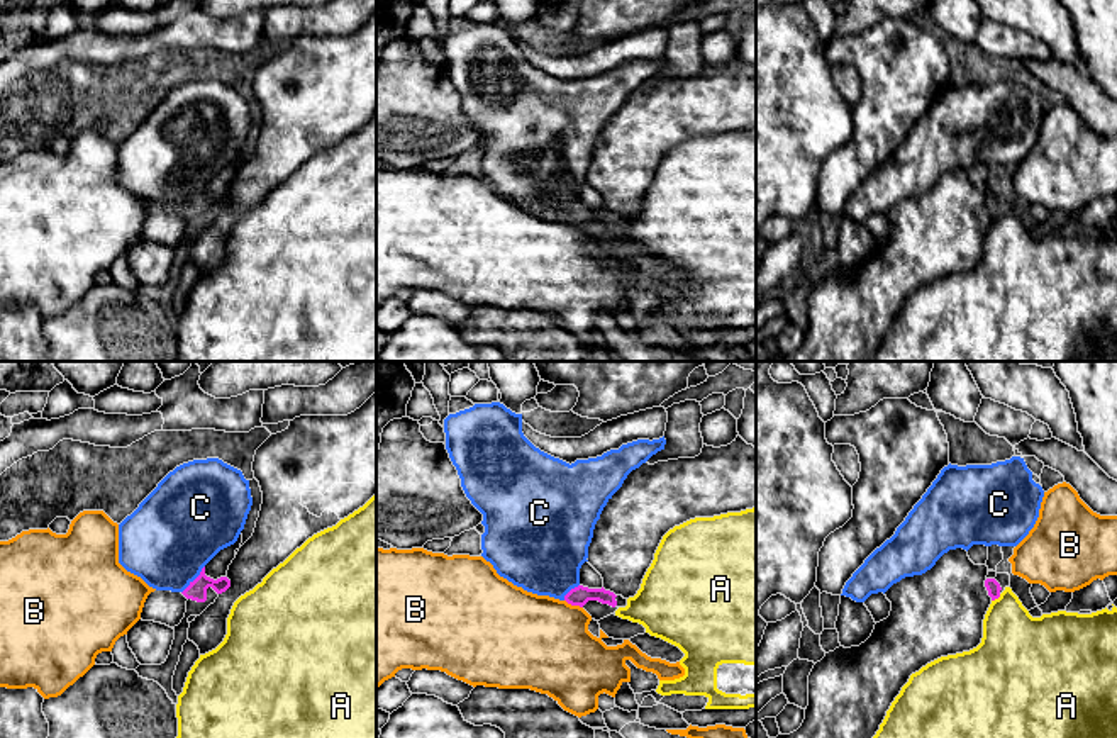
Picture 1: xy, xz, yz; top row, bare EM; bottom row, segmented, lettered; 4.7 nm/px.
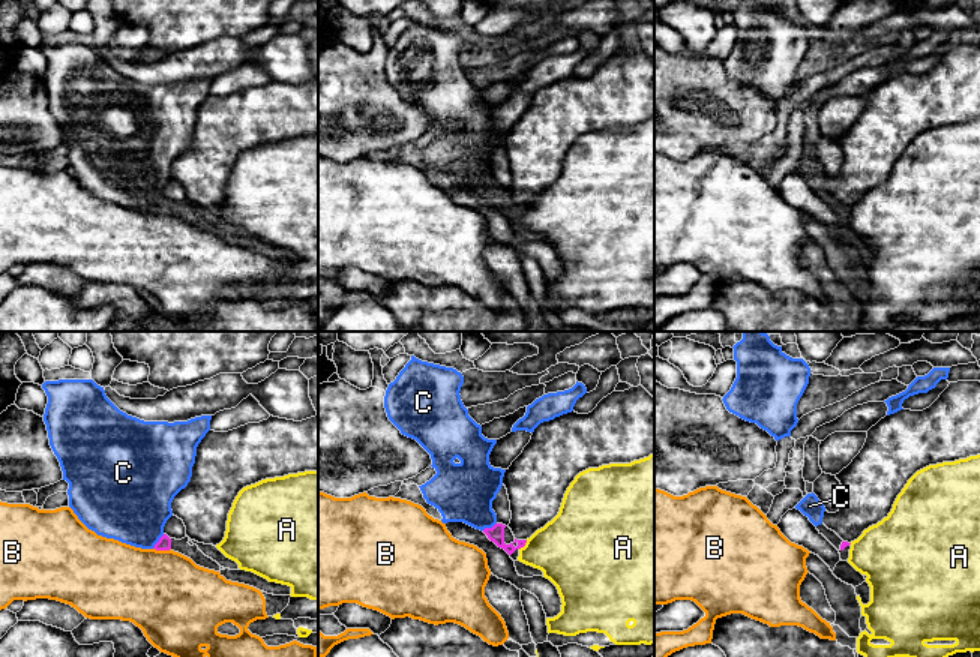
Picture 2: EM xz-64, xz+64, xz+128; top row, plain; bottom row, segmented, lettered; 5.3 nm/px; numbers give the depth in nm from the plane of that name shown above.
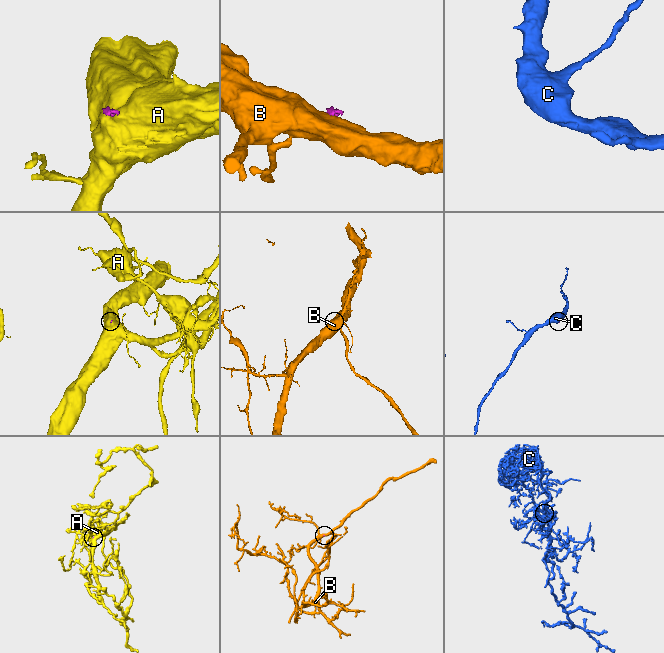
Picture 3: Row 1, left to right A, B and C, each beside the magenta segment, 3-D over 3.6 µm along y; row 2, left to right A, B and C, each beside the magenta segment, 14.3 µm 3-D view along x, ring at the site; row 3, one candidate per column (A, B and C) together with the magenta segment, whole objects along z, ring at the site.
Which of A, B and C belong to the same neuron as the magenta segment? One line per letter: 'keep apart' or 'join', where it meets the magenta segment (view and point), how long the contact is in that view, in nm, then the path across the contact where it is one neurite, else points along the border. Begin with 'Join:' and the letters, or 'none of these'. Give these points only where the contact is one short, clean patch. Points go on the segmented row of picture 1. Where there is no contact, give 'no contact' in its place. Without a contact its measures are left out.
Join: C
A: keep apart; contact yz (995, 598); length 60 nm; border yz (1000, 594), (992, 601)
B: keep apart; contact xz (573, 604); length 100 nm; border xz (565, 599), (582, 608)
C: join; contact xy (195, 579); length 170 nm; way xy (197, 591), (195, 579), (177, 560), (177, 530)

